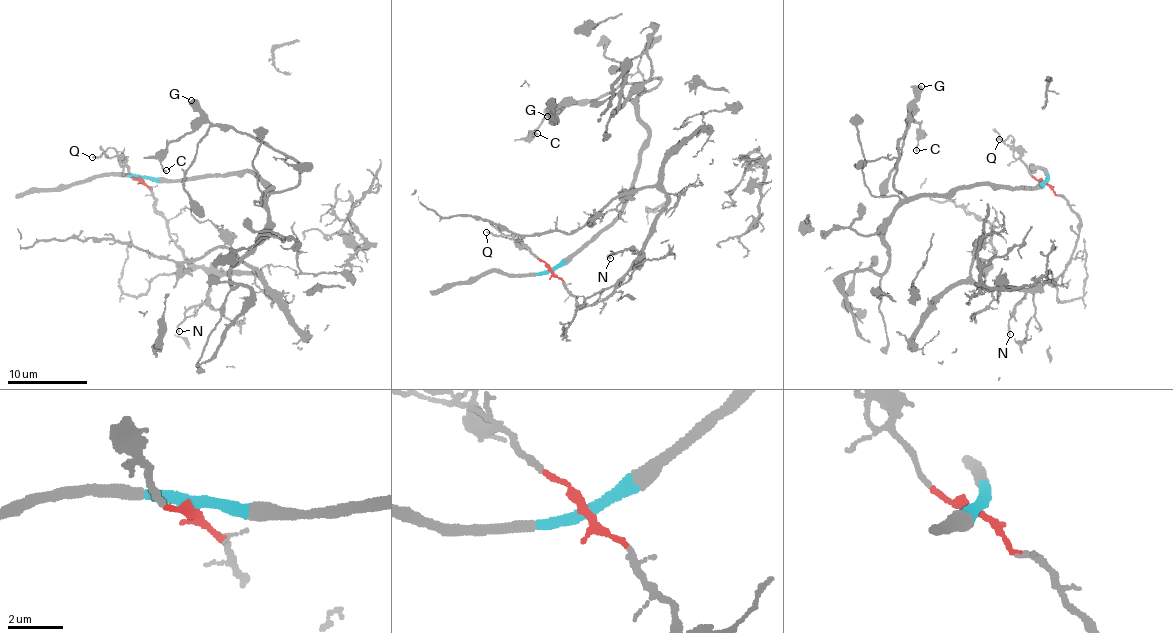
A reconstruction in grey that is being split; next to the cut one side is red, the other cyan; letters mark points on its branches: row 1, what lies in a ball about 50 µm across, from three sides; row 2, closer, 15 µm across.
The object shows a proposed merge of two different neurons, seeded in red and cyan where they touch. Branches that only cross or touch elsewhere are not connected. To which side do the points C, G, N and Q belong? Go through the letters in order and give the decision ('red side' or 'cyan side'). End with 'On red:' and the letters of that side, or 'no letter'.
C: cyan side
G: cyan side
N: red side
Q: red side
On red: N, Q

